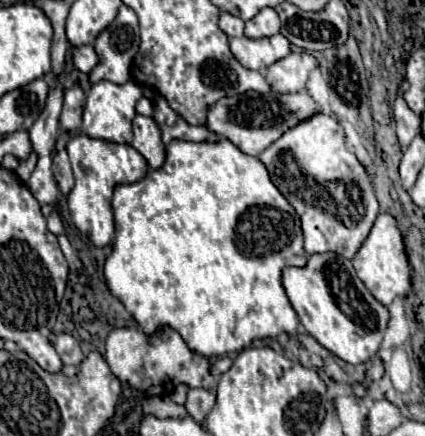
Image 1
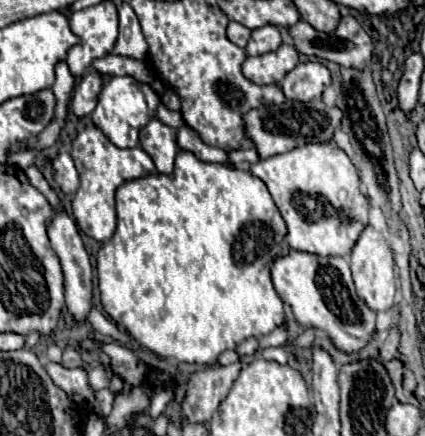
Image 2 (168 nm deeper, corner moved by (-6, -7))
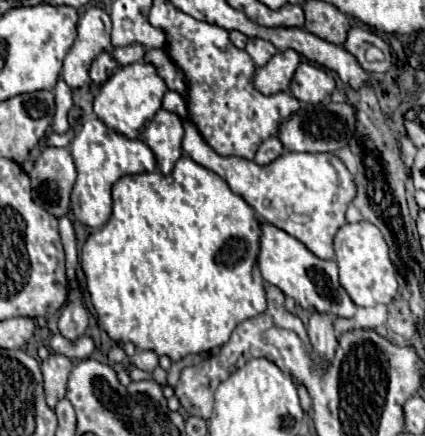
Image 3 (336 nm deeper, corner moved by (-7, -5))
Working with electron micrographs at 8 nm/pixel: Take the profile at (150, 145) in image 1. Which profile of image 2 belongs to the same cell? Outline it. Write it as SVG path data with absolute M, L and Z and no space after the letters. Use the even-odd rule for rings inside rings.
M153 118L147 126L139 130L141 148L151 156L161 174L173 172L173 162L177 156L177 130Z

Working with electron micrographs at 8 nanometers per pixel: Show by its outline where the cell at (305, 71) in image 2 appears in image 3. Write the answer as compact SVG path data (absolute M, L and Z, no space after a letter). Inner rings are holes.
M302 62L292 78L290 92L300 100L308 104L318 104L322 98L332 94L334 80L316 64Z

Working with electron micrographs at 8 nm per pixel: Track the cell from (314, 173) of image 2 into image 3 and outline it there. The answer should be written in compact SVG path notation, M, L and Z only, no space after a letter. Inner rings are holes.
M184 120L182 150L196 164L224 178L232 192L240 194L264 222L288 232L318 258L334 260L332 242L336 230L346 224L346 208L350 200L356 196L354 178L338 156L312 152L284 152L266 166L260 166L246 158L224 158L204 142L196 126L188 120Z

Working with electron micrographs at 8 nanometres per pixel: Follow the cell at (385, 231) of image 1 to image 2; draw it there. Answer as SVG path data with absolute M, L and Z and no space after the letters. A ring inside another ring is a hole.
M365 226L365 230L359 234L349 254L349 266L357 288L357 296L375 312L389 310L395 298L395 272L393 272L395 262L393 262L393 252L379 230L375 230L373 226Z

